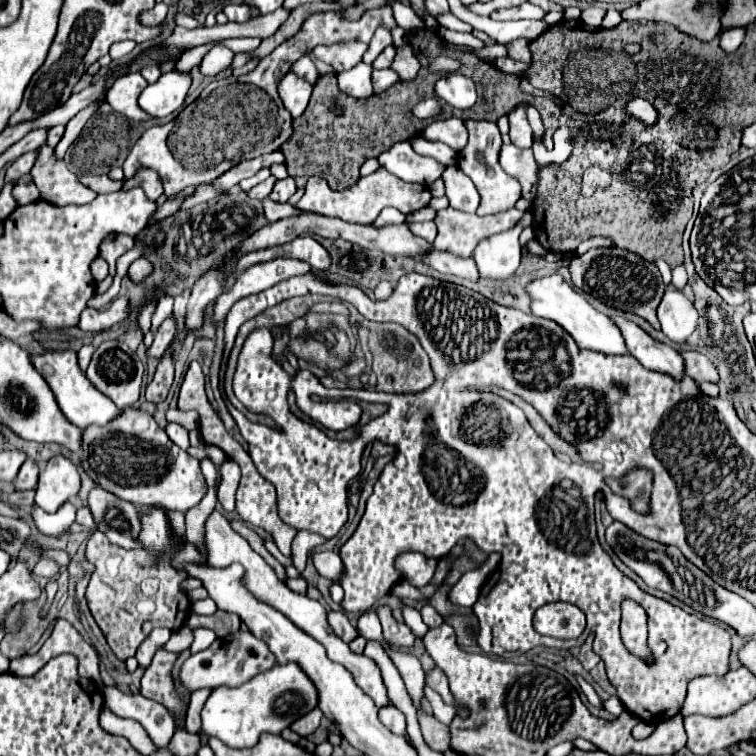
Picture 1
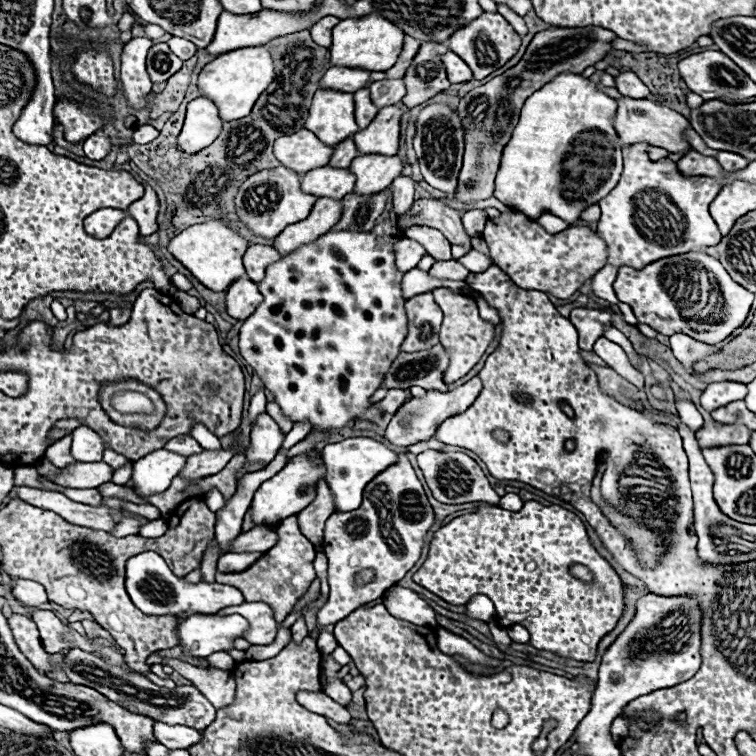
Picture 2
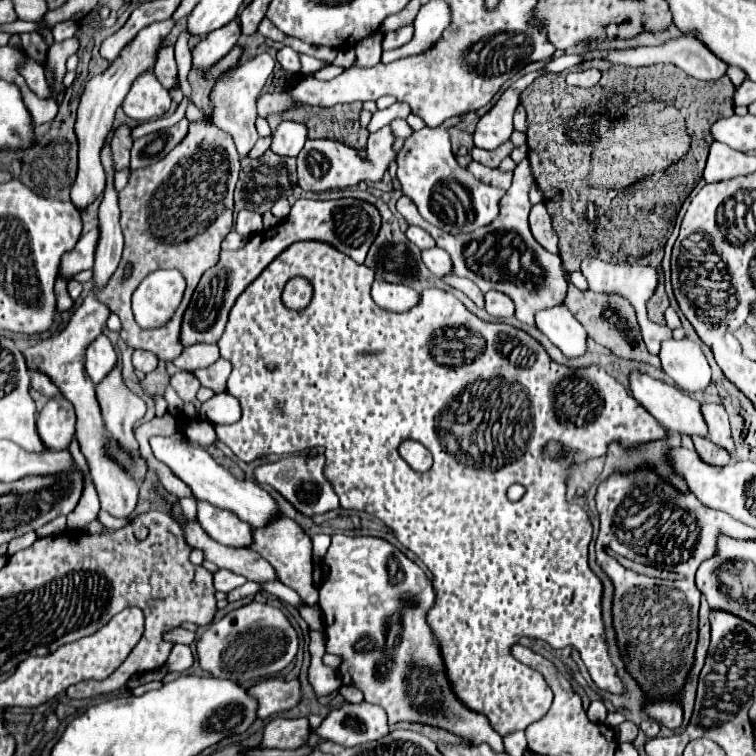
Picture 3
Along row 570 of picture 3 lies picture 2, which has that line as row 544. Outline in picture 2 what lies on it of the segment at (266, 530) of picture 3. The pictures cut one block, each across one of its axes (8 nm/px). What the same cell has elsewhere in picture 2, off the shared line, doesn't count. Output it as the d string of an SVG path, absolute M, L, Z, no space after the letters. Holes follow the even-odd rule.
M290 516L280 522L278 526L278 544L274 544L262 558L258 558L248 570L236 574L236 572L216 572L216 582L238 586L242 590L246 602L266 602L274 610L274 618L282 622L296 602L308 592L310 584L316 580L314 572L314 546L308 542L308 538L300 532L298 518Z

